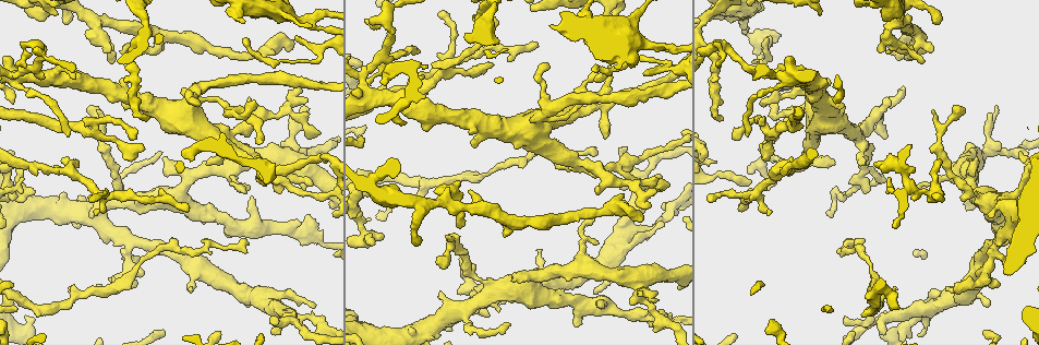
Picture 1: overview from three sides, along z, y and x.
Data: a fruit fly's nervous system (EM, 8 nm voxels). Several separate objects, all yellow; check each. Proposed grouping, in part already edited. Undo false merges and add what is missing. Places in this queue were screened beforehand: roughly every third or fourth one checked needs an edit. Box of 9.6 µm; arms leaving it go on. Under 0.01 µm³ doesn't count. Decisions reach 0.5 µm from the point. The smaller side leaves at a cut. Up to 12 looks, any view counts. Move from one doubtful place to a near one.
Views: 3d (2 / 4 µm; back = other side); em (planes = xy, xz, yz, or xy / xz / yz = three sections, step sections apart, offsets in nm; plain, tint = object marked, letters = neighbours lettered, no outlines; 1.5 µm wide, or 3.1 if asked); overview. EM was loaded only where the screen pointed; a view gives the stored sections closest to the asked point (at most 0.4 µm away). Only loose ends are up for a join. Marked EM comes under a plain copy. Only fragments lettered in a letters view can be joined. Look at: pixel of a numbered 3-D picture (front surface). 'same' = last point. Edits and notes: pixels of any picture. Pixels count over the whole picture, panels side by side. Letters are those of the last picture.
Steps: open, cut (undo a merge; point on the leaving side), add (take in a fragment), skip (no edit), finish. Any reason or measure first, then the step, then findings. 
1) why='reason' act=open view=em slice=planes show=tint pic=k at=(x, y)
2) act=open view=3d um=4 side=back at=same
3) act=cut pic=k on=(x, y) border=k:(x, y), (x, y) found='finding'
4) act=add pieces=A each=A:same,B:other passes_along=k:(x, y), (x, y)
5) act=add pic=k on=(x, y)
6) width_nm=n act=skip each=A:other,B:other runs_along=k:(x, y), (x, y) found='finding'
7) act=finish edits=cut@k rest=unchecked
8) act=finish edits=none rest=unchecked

why='abrupt turn' act=open view=em slice=planes show=tint pic=1 at=(844, 253)

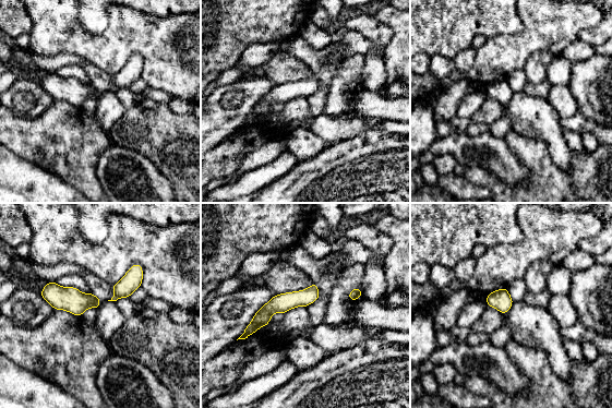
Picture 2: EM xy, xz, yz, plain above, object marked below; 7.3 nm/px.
why='see the neighbours' act=open view=em slice=planes show=letters at=same

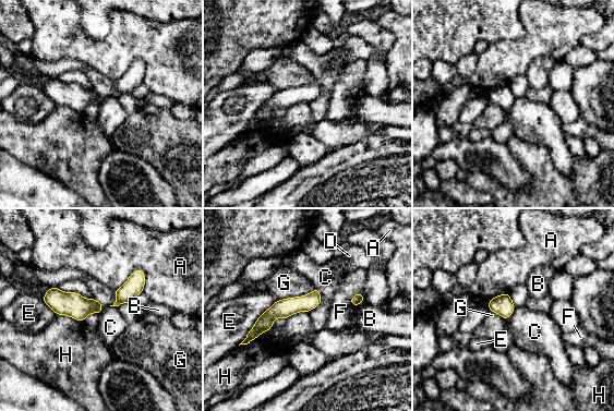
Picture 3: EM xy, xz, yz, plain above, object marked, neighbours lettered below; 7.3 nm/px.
width_nm=140 act=skip each=A:other,B:other,C:other,D:other,E:other,F:other,G:other,H:other runs_along=3:(316, 292), (277, 310), (248, 339) found='one neuron here'

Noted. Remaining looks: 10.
why='an open end' act=open view=em slice=yz step=8 show=letters pic=1 at=(373, 244)

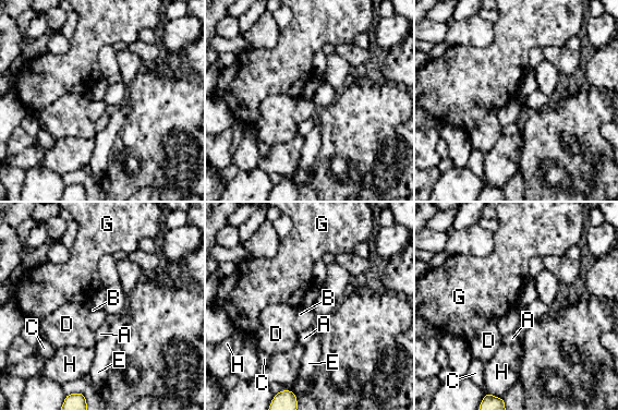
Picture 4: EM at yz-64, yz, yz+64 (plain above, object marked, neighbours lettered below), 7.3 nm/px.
act=open view=em slice=xz step=8 show=letters at=same

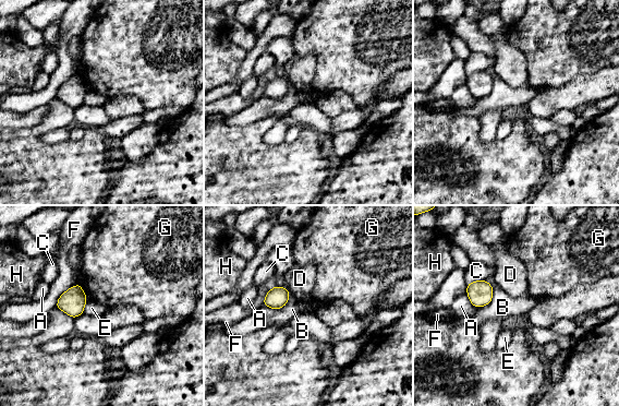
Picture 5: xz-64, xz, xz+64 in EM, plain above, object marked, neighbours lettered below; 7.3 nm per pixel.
width_nm=150 act=skip each=A:other,B:other,C:other,D:other,E:other,F:other,G:other,H:other found='no lettered fragment goes on from it'

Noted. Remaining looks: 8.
why='tapers out' act=open view=em slice=xy step=4 show=letters pic=1 at=(244, 39)

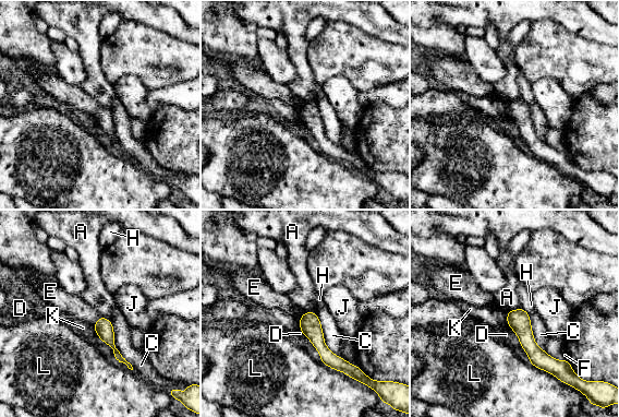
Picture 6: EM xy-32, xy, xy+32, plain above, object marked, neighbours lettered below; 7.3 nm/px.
act=open view=em slice=planes show=letters at=same

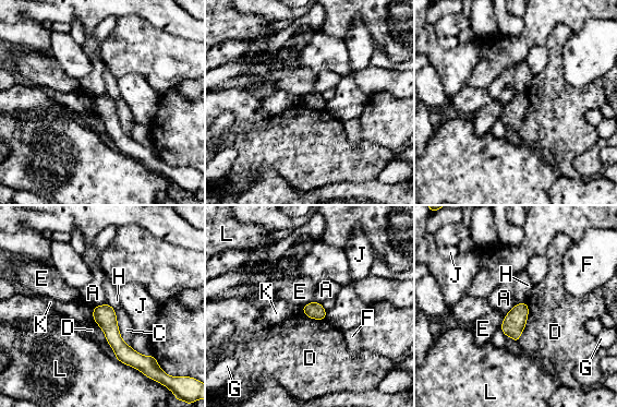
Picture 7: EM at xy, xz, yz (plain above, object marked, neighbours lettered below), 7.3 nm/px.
act=skip each=A:other,C:other,D:other,E:other,F:other,G:other,H:other,J:other,K:other,L:other runs_along=7:(96, 309), (137, 363) found='no lettered fragment goes on from it'

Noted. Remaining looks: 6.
why='an open end' act=open view=em slice=planes show=letters pic=1 at=(89, 198)

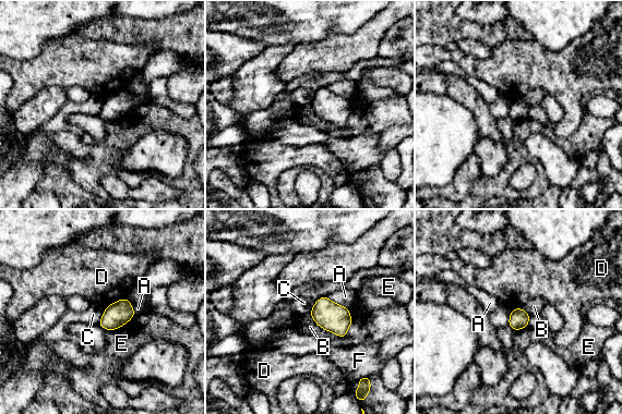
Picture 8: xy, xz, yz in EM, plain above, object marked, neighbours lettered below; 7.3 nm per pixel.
act=skip each=A:other,B:other,C:other,D:other,E:other,F:other border=8:(324, 295), (314, 303), (308, 314) found='none of them fits'

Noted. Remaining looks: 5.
why='three arms meet' act=open view=3d um=4 pic=1 at=(508, 222)

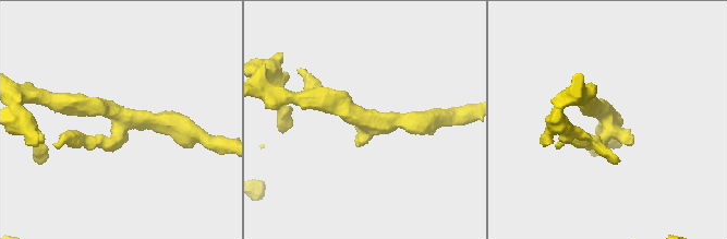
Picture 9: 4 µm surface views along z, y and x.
why='shape alone is not enough' act=open view=em slice=planes show=letters pic=9 at=(367, 122)

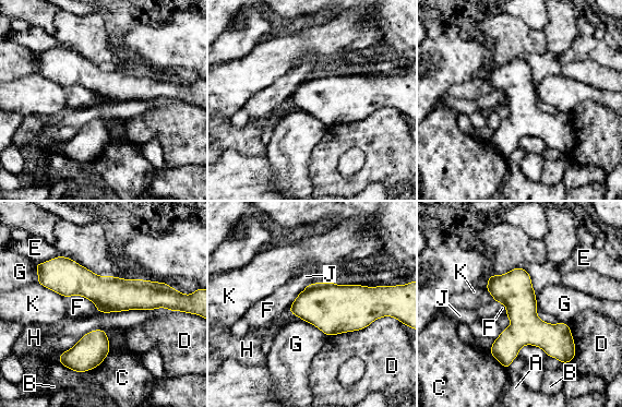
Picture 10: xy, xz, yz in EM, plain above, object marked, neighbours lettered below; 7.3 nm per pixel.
act=skip each=A:other,B:other,C:other,D:other,E:other,F:other,G:other,H:other,J:other,K:other border=10:(301, 319), (313, 324), (327, 336) found='continuous, no second neuron'

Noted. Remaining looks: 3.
act=finish edits=none rest=unchecked

